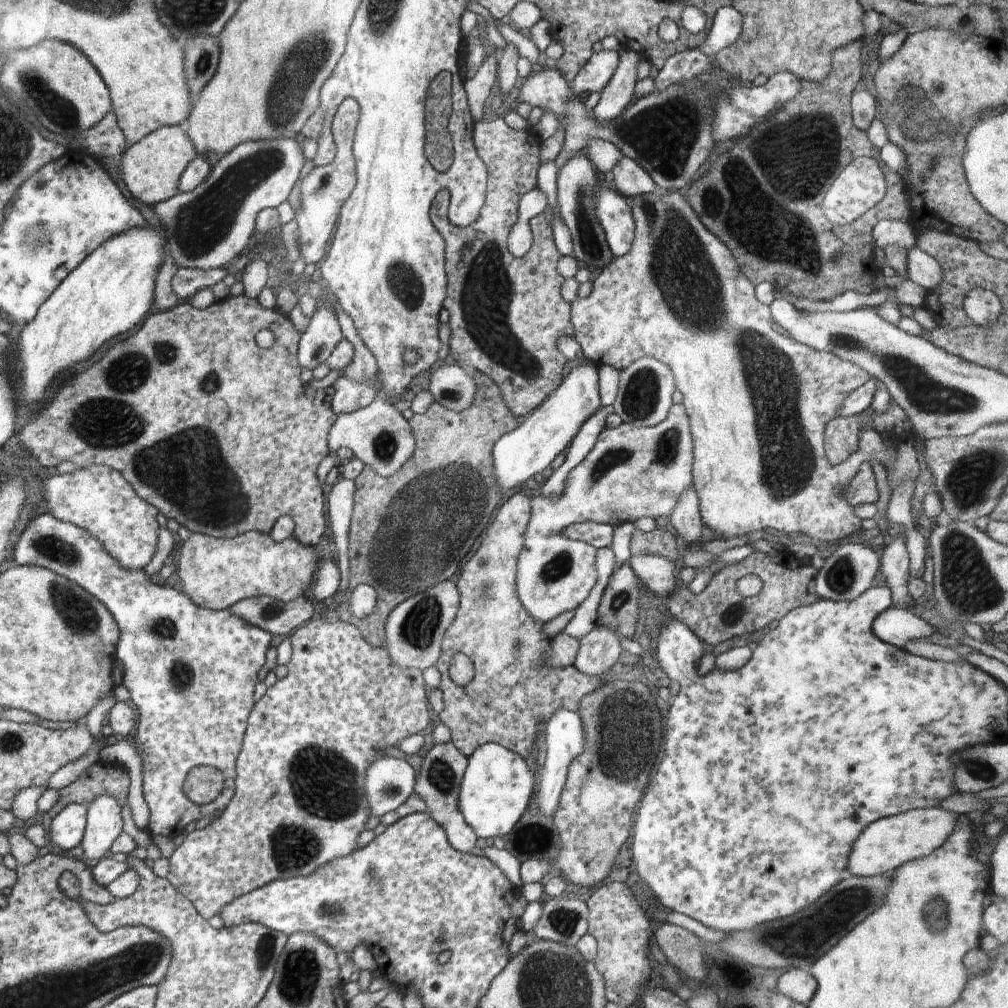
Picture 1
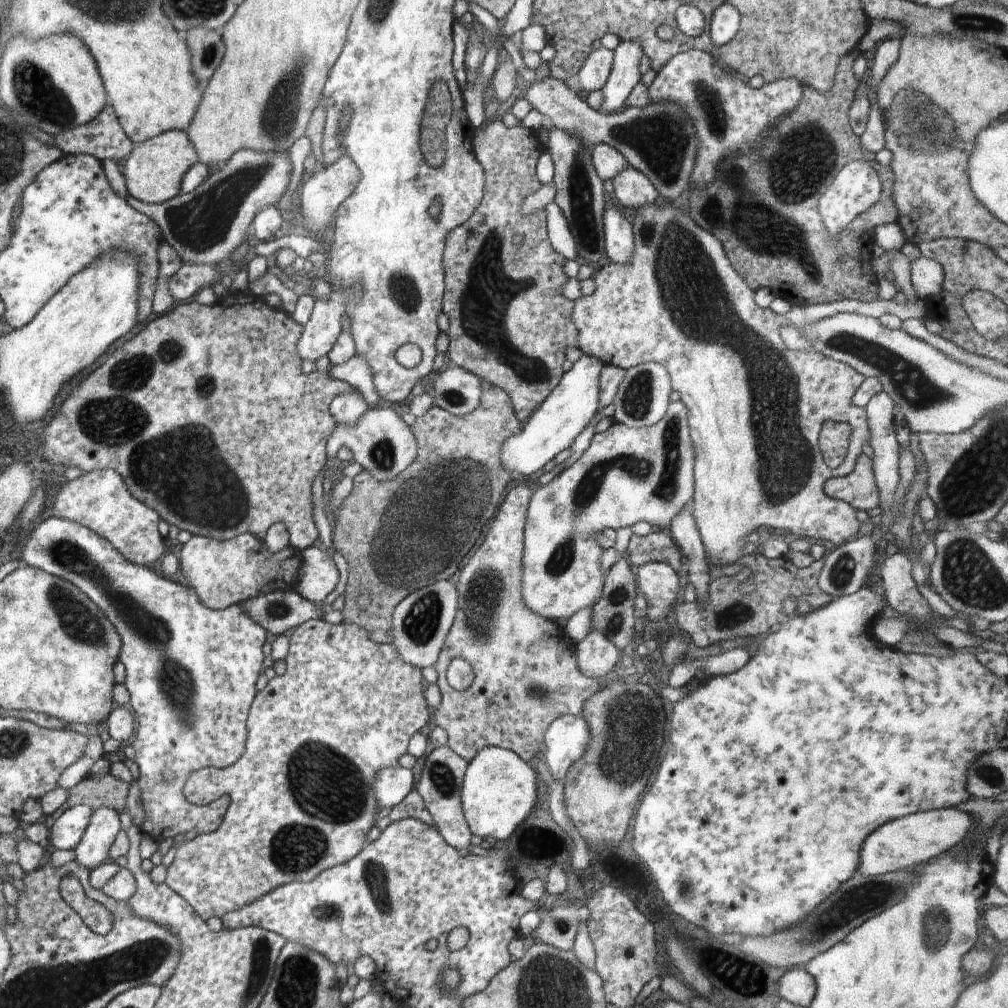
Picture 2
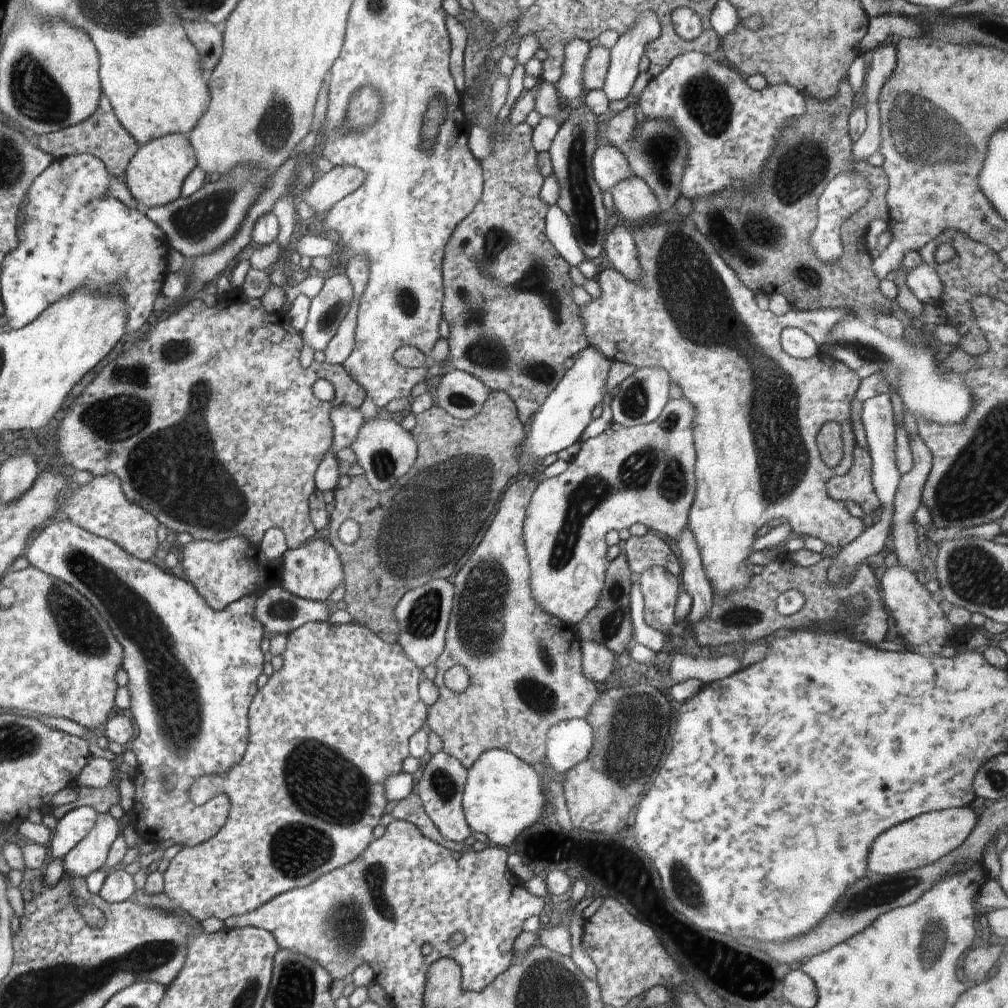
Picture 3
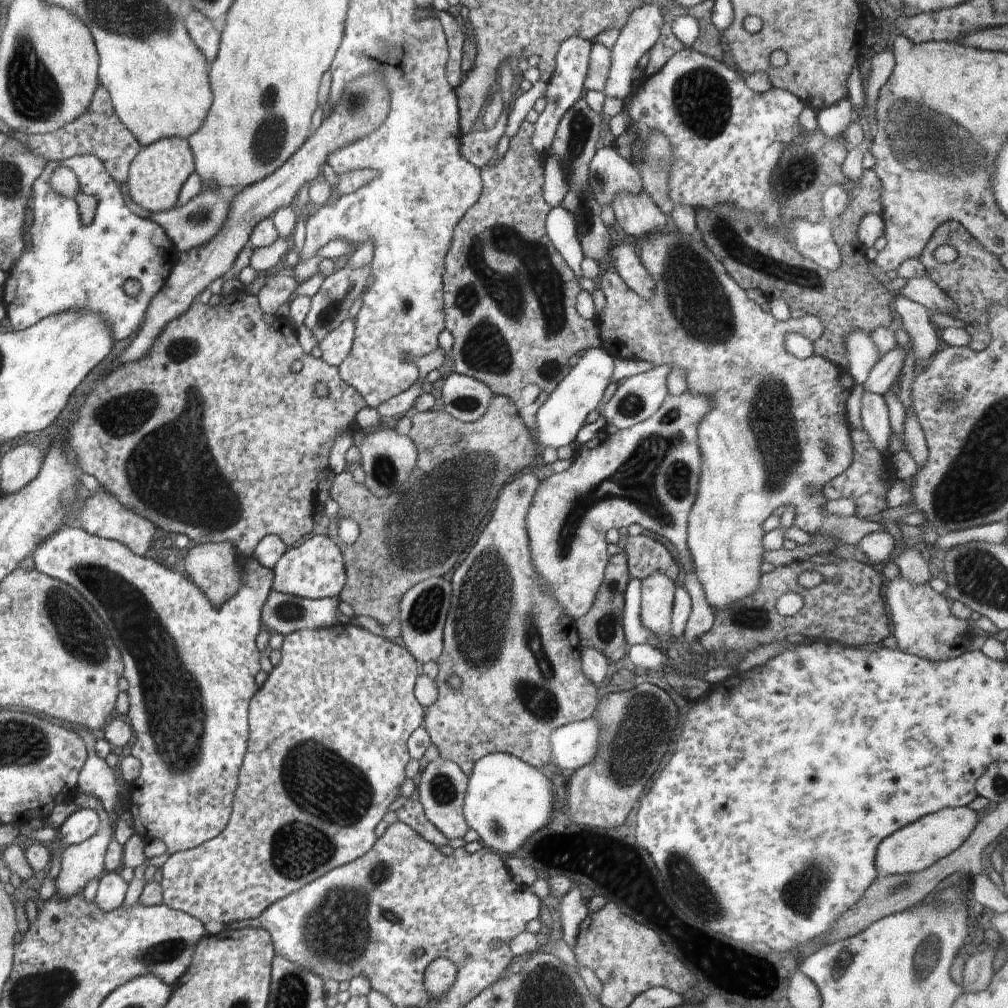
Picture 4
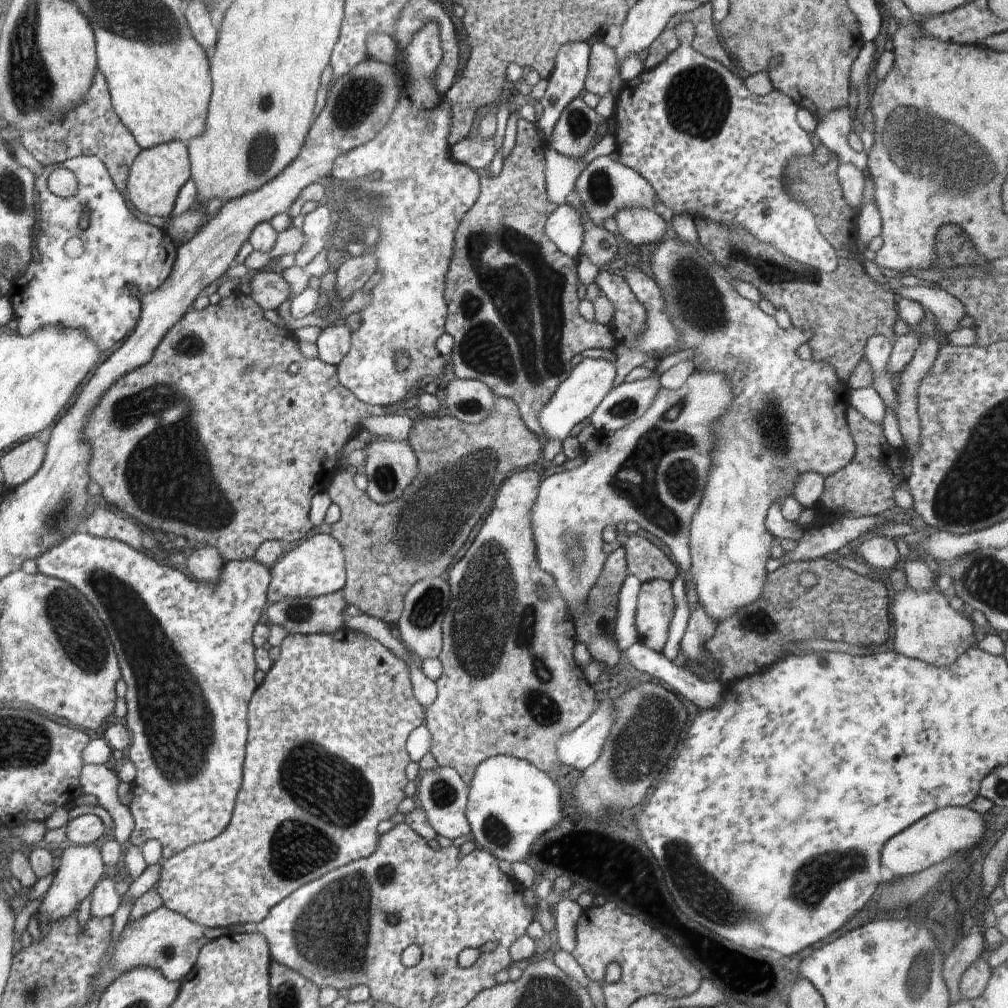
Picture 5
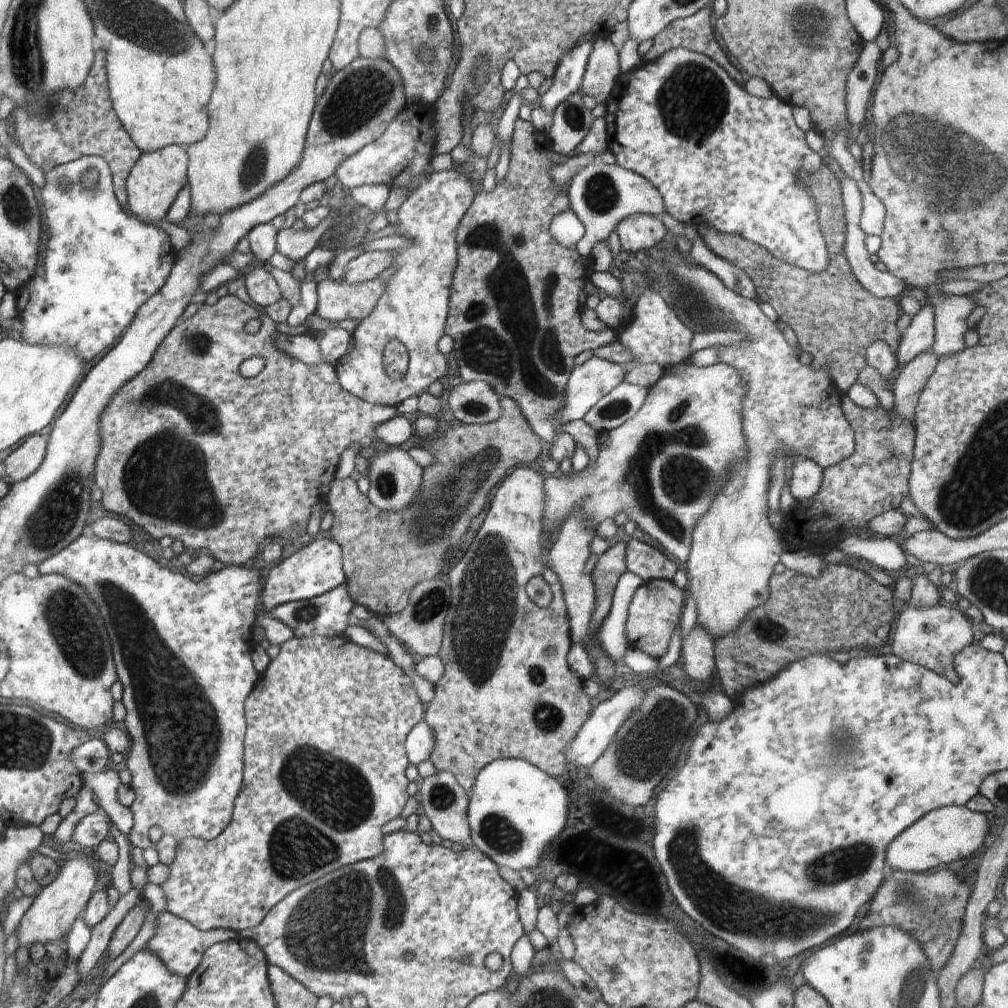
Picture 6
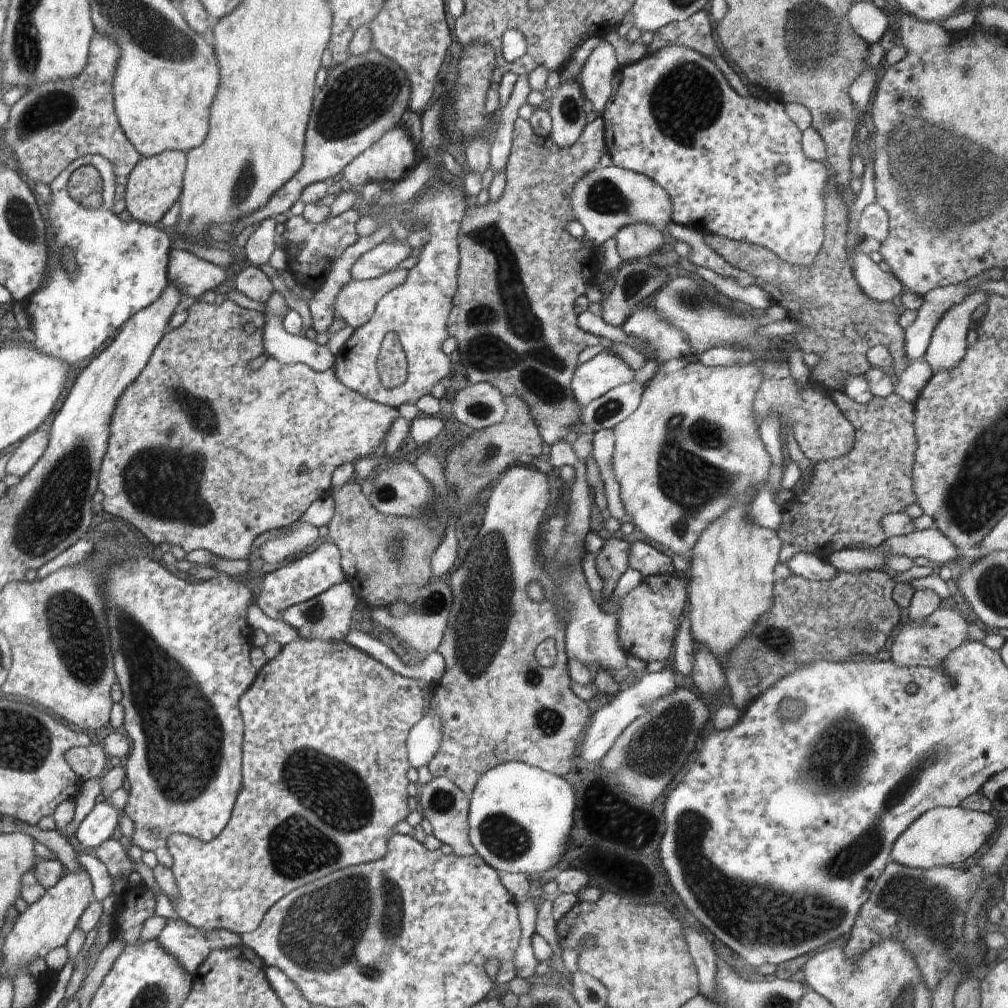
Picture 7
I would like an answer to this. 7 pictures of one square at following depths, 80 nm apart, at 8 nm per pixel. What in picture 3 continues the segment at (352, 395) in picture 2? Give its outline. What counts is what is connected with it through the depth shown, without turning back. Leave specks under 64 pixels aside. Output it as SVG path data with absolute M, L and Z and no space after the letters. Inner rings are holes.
M334 404L329 415L331 424L333 425L333 444L334 455L340 450L350 447L350 444L356 440L358 430L364 422L364 416L360 414L360 408L354 408L350 404Z

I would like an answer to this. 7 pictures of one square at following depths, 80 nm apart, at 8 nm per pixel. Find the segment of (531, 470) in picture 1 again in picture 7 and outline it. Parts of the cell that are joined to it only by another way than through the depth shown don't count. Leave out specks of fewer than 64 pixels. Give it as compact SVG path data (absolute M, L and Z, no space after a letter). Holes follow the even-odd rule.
M606 345L592 359L577 366L571 380L573 397L584 408L611 388L634 381L635 370Z

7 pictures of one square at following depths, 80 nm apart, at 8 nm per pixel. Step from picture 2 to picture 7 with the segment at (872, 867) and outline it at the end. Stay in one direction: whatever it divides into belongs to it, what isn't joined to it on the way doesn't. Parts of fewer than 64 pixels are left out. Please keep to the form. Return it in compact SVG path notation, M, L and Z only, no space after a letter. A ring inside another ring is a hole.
M934 807L921 814L897 839L890 860L907 867L931 869L960 864L976 854L996 828L989 813L957 807Z

